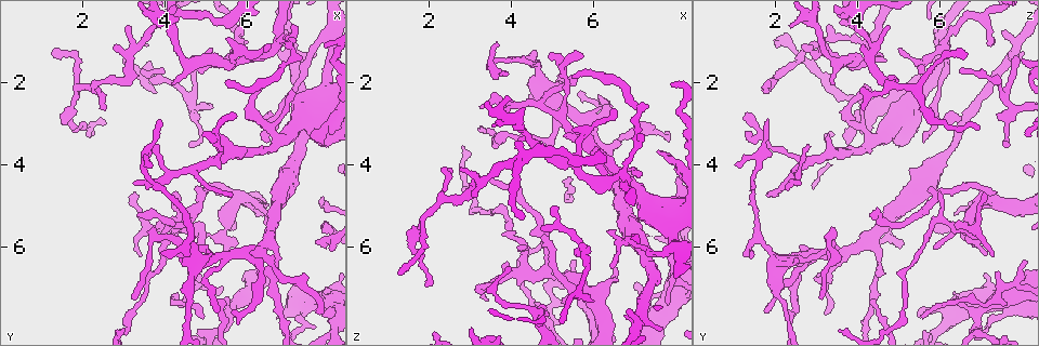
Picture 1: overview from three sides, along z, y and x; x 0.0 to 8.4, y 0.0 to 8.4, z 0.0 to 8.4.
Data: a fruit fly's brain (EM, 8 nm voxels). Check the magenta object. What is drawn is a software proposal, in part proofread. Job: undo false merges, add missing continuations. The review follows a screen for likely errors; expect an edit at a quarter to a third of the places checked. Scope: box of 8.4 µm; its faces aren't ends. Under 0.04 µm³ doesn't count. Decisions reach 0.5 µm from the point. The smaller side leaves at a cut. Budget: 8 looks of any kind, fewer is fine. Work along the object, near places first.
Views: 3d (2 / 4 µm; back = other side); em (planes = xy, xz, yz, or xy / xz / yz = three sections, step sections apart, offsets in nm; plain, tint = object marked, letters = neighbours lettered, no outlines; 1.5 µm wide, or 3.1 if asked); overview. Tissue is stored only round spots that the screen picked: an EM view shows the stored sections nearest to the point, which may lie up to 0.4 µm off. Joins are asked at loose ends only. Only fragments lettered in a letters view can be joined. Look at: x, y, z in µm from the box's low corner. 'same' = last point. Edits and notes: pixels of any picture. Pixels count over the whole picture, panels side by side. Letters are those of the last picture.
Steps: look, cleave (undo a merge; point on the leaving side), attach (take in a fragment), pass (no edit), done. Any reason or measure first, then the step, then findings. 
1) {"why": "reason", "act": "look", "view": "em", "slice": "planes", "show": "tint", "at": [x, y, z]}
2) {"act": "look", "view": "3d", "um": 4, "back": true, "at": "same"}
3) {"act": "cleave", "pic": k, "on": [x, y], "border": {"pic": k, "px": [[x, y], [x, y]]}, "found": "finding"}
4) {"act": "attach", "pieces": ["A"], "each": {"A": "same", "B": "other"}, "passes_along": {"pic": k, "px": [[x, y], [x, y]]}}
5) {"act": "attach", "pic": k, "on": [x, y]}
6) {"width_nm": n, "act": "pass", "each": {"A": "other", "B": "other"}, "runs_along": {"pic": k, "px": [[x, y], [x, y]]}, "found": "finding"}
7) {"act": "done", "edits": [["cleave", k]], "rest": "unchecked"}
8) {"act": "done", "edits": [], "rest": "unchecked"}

{"why": "free end", "act": "look", "view": "em", "slice": "xy", "step": 4, "show": "letters", "at": [4.20, 2.05, 3.40]}

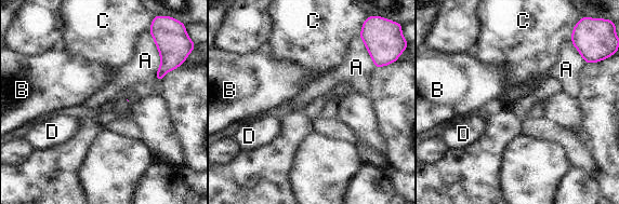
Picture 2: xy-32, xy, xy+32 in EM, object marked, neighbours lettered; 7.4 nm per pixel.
{"act": "look", "view": "em", "slice": "planes", "show": "letters", "at": "same"}

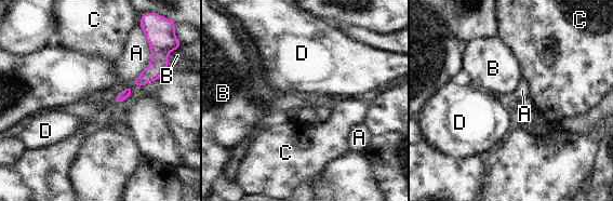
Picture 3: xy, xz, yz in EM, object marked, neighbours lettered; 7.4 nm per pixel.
{"act": "pass", "each": {"A": "other", "B": "other", "C": "other", "D": "other"}, "border": {"pic": 3, "px": [[172, 51], [168, 54], [167, 65]]}, "found": "no lettered fragment goes on from it"}

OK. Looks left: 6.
{"why": "sharp bend", "act": "look", "view": "em", "slice": "xz", "step": 8, "show": "tint", "at": [4.60, 6.15, 3.30]}

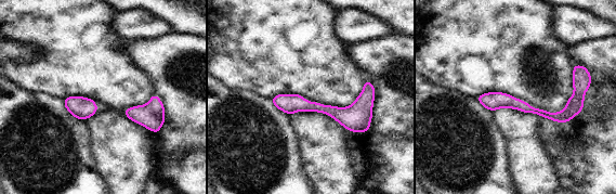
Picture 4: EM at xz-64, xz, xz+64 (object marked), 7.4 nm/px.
{"act": "look", "view": "em", "slice": "planes", "show": "letters", "at": "same"}

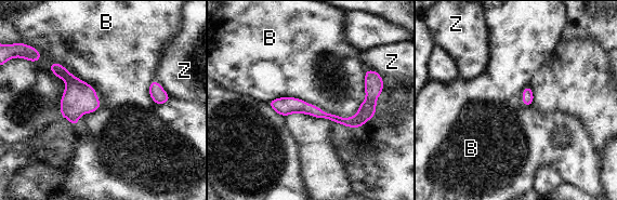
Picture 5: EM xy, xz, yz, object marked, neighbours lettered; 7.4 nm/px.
{"longest_contact_nm": ["B", 800], "act": "pass", "each": {"B": "other", "Z": "other"}, "found": "continuous, no second neuron"}

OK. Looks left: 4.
{"why": "branch stops here", "act": "look", "view": "3d", "um": 2, "at": [2.15, 3.15, 7.00]}

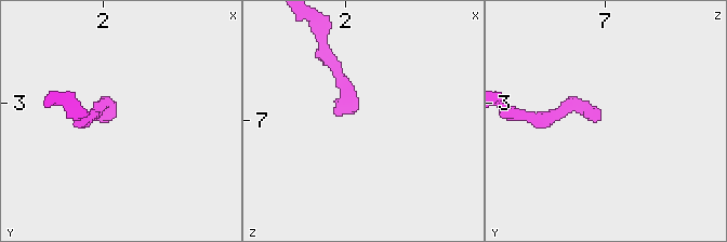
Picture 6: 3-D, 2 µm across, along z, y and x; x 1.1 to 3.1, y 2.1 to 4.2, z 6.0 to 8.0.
{"why": "need the tissue", "act": "look", "view": "em", "slice": "yz", "step": 8, "show": "letters", "at": [2.08, 3.14, 6.94]}

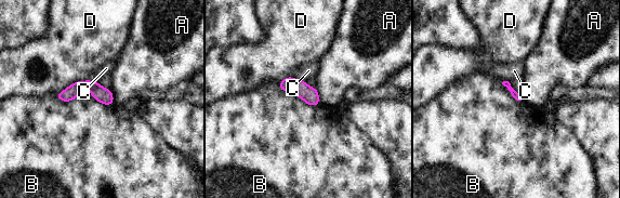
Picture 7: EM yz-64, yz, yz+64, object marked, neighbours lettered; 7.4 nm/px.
{"why": "another direction", "act": "look", "view": "em", "slice": "xy", "step": 4, "show": "letters", "at": "same"}

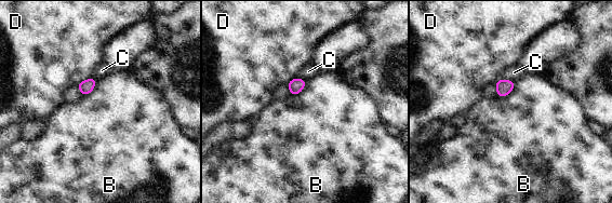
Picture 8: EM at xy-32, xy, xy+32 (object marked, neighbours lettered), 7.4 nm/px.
{"act": "pass", "each": {"B": "other", "C": "other", "D": "other"}, "found": "none of them fits"}

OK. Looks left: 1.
{"act": "done", "edits": [], "rest": "unchecked"}

